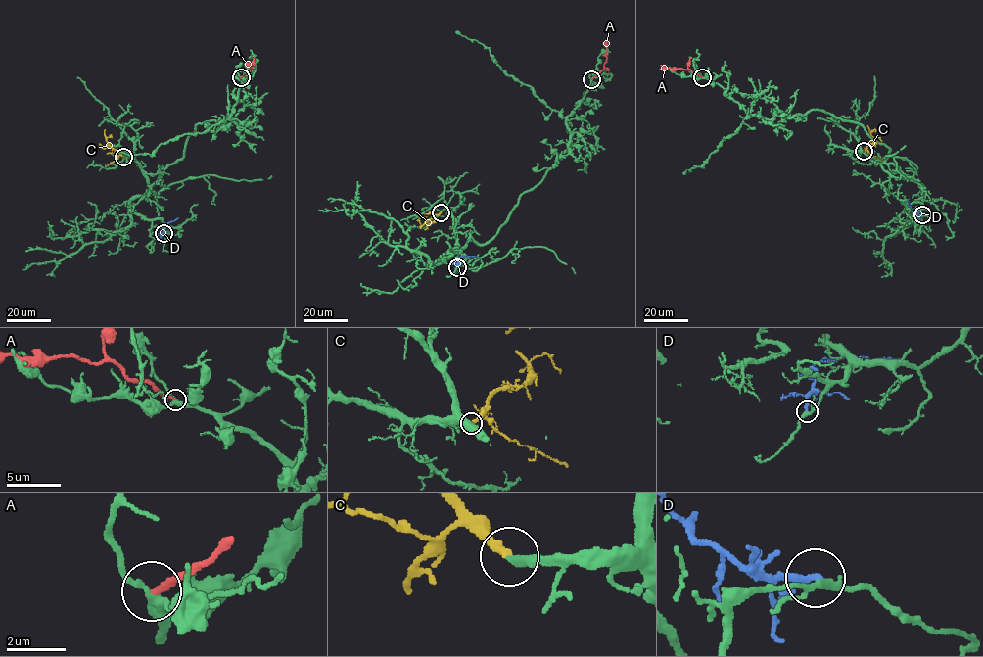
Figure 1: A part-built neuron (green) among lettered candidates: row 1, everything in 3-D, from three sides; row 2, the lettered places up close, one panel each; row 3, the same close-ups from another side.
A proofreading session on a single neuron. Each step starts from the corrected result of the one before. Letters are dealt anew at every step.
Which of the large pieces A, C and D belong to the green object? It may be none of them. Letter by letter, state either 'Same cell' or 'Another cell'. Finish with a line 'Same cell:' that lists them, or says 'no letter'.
A: Another cell
C: Same cell
D: Another cell
Same cell: C

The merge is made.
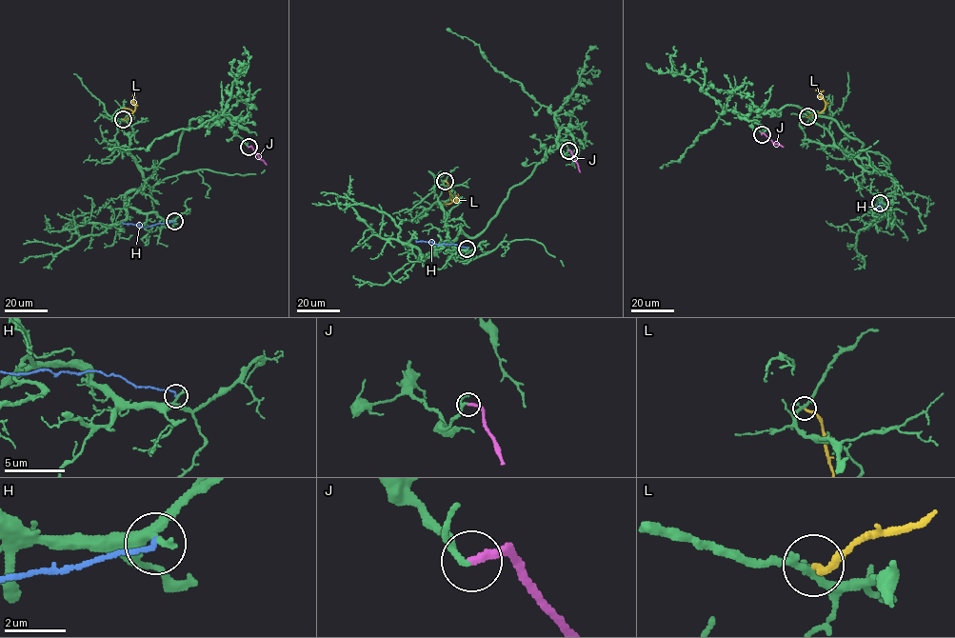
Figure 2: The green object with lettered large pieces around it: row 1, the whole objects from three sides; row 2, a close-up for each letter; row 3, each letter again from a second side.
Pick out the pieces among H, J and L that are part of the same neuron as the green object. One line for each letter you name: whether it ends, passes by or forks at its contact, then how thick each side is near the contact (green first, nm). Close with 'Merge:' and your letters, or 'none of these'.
J: it ends | 170/240 nm
Merge: J

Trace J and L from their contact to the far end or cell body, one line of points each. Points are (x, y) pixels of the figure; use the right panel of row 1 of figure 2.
J: (762, 134), (783, 147)
L: (806, 116), (821, 112), (825, 104), (820, 90), (815, 89)

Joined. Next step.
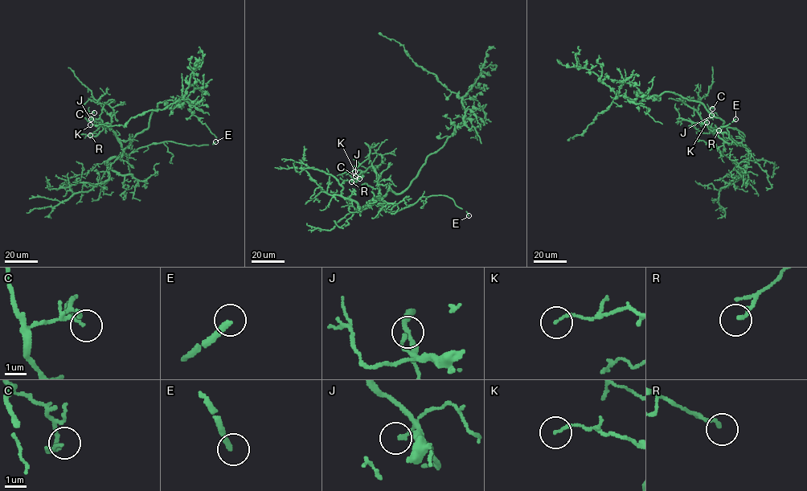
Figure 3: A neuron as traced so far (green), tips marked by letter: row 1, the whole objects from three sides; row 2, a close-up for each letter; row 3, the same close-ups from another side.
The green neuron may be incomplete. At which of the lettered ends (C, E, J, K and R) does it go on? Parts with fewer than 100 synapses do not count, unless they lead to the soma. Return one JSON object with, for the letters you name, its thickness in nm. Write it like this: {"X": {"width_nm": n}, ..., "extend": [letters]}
{"E": {"width_nm": 280}, "extend": ["E"]}

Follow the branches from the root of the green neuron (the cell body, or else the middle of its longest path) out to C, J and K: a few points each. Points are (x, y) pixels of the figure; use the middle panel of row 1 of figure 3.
C: (418, 172), (405, 190), (398, 194), (390, 188), (383, 196), (372, 166), (360, 177), (355, 174), (359, 178)
J: (418, 172), (405, 190), (398, 194), (390, 188), (383, 196), (377, 174), (372, 166), (359, 177), (355, 176)
K: (418, 172), (405, 190), (398, 194), (390, 188), (383, 196), (377, 174), (372, 166), (365, 171), (354, 171)

